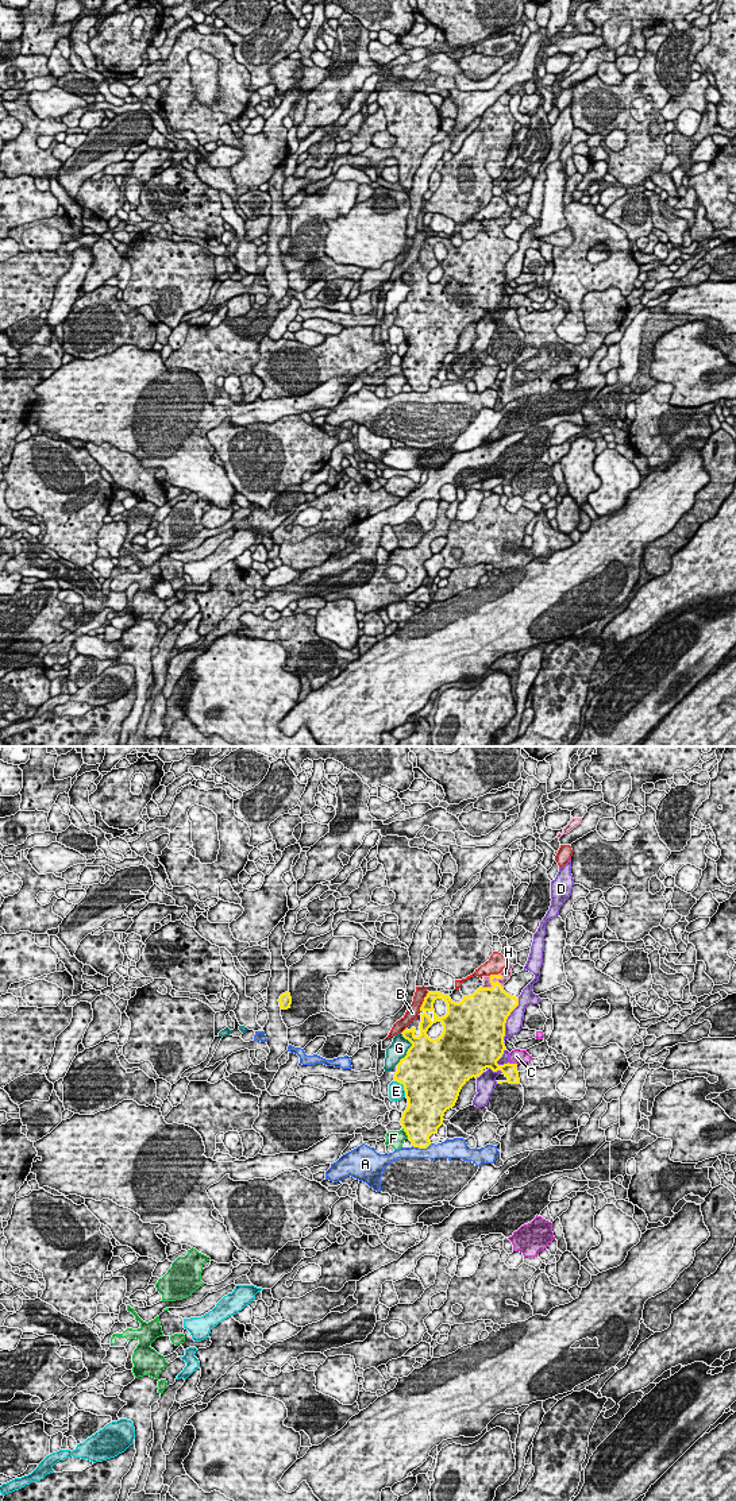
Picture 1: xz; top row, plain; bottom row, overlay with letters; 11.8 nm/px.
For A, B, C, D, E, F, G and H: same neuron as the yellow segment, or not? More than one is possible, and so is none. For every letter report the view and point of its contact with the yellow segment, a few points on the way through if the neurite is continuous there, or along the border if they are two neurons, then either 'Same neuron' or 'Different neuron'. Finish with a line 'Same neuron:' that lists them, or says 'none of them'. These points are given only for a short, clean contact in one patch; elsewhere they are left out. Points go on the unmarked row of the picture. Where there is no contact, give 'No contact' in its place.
A: Touches yellow at xz (422, 392). Different neuron
B: Touches yellow at xz (423, 246). Boundary: xz (428, 236), (419, 254). Different neuron
C: Touches yellow at xz (513, 308). Different neuron
D: Touches yellow at xz (507, 262). Different neuron
E: Touches yellow at xz (404, 331). Different neuron
F: Touches yellow at xz (405, 375). Different neuron
G: Touches yellow at xz (408, 293). Different neuron
H: Touches yellow at xz (492, 228). Same neuron
Same neuron: H

